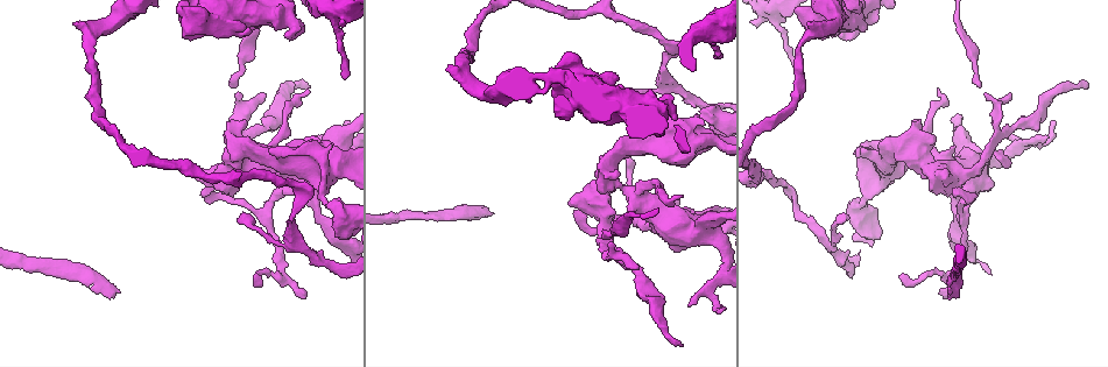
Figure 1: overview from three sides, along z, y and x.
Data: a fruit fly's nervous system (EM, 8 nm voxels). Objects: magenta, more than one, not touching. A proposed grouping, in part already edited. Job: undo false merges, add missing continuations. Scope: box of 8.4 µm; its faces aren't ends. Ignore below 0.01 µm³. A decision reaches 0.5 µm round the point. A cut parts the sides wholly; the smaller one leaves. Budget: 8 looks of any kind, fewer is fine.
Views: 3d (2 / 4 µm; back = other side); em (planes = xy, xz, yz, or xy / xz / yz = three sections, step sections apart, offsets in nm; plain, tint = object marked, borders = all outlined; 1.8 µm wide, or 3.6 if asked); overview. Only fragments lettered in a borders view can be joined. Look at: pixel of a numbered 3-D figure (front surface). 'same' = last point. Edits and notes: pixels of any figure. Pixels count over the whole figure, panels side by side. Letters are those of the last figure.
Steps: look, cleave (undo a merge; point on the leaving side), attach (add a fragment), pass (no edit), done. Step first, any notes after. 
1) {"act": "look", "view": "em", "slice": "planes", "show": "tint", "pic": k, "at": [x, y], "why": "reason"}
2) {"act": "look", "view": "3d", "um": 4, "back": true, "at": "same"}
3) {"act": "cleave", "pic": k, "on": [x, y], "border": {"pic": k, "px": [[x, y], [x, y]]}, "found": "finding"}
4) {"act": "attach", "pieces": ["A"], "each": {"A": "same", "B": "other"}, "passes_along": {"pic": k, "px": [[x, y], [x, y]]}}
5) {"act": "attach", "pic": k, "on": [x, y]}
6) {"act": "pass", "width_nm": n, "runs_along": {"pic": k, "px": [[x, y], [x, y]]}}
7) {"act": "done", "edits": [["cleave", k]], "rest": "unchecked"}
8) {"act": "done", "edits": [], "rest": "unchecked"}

{"act": "look", "view": "3d", "um": 2, "pic": 1, "at": [981, 85], "why": "tapers out"}

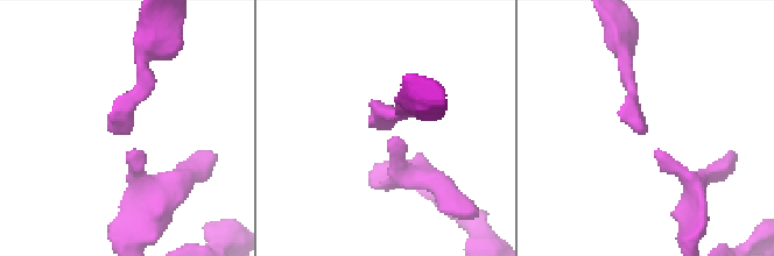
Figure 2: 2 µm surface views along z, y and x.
{"act": "look", "view": "em", "slice": "planes", "show": "borders", "pic": 2, "at": [377, 121]}

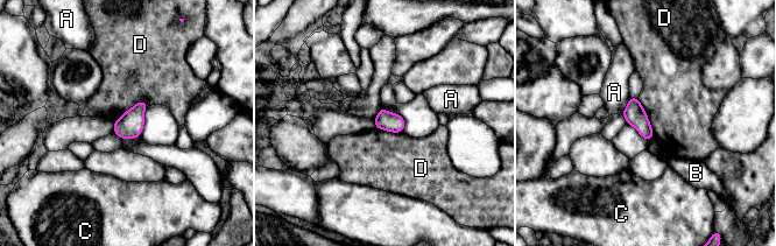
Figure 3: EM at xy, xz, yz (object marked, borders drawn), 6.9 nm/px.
{"act": "pass", "width_nm": 130, "each": {"A": "other", "B": "other", "C": "other", "D": "other"}, "border": {"pic": 3, "px": [[637, 98], [644, 110], [654, 136]]}, "found": "no lettered fragment goes on from it"}

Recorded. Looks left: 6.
{"act": "look", "view": "em", "slice": "xz", "step": 16, "show": "borders", "pic": 1, "at": [937, 92], "why": "free end"}

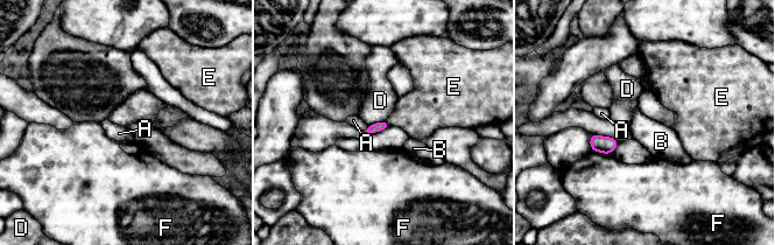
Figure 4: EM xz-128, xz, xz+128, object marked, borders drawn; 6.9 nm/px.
{"act": "pass", "each": {"A": "other", "B": "other", "D": "other", "E": "other", "F": "other"}, "border": {"pic": 4, "px": [[386, 120], [368, 125]]}, "found": "no lettered fragment goes on from it"}

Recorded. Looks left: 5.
{"act": "look", "view": "3d", "um": 2, "pic": 1, "at": [948, 300], "why": "free end"}

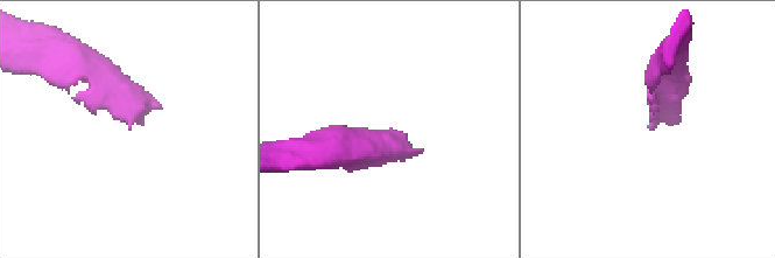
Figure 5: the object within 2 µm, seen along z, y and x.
{"act": "look", "view": "em", "um": 3.6, "slice": "planes", "show": "borders", "pic": 5, "at": [129, 129], "why": "now the EM"}

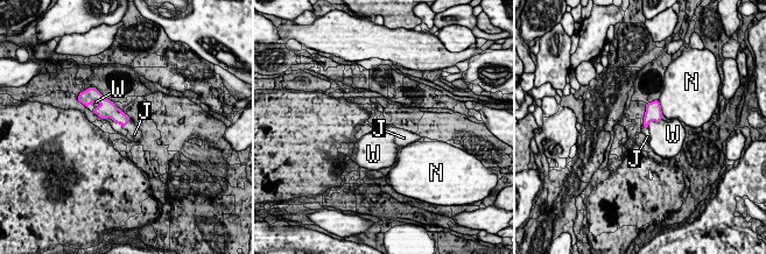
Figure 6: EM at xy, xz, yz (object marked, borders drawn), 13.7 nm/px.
{"act": "attach", "pieces": ["J"], "each": {"J": "same", "N": "other", "W": "other"}, "passes_along": {"pic": 6, "px": [[113, 112], [127, 122], [134, 134]]}, "found": "it goes on there"}

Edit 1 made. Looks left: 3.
{"act": "done", "edits": [["attach", 6]], "rest": "unchecked"}

